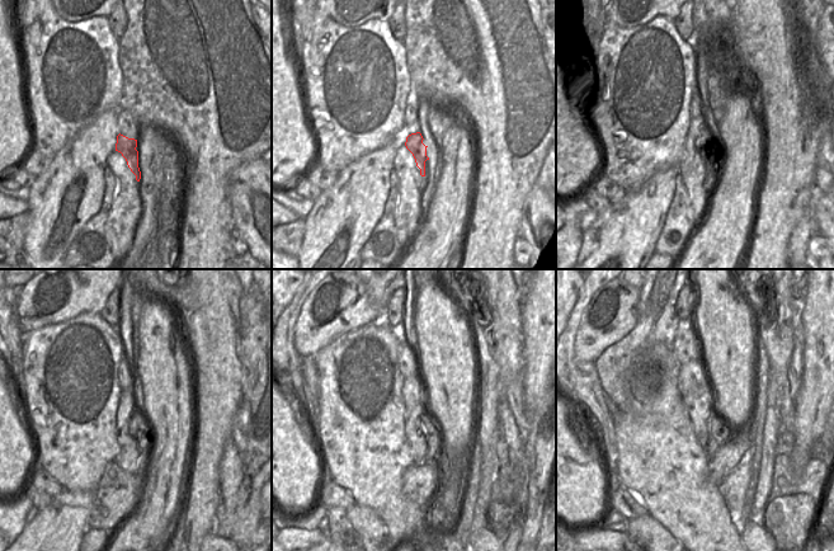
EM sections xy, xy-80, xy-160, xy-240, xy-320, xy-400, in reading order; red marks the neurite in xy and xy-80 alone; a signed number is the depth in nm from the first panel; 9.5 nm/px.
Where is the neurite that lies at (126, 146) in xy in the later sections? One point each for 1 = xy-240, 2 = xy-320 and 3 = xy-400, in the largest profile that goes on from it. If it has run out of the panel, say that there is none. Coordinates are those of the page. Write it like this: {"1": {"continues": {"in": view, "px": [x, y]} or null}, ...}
{"1": {"continues": {"in": "xy-240", "px": [137, 431]}}, "2": {"continues": {"in": "xy-320", "px": [433, 438]}}, "3": {"continues": {"in": "xy-400", "px": [720, 433]}}}

